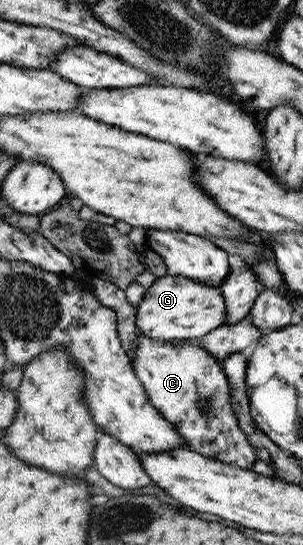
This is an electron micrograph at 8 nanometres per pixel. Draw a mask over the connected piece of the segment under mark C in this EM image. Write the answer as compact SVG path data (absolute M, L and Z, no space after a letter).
M137 333L131 364L149 394L151 404L175 426L192 451L225 464L250 470L258 461L254 446L238 424L231 384L221 363L193 340L153 340Z

